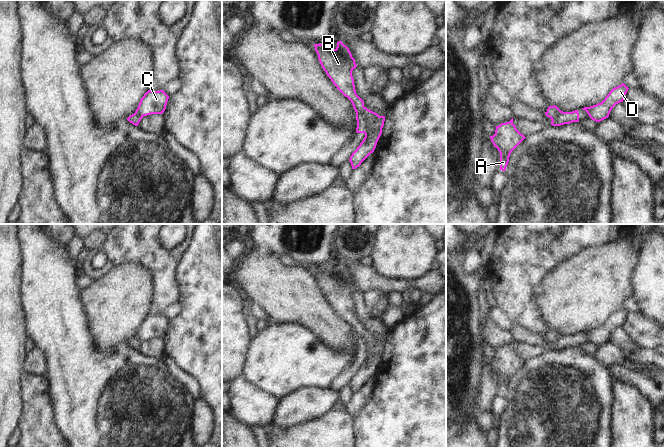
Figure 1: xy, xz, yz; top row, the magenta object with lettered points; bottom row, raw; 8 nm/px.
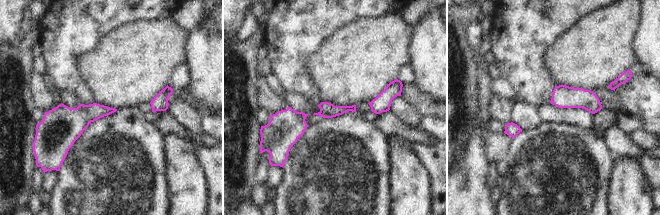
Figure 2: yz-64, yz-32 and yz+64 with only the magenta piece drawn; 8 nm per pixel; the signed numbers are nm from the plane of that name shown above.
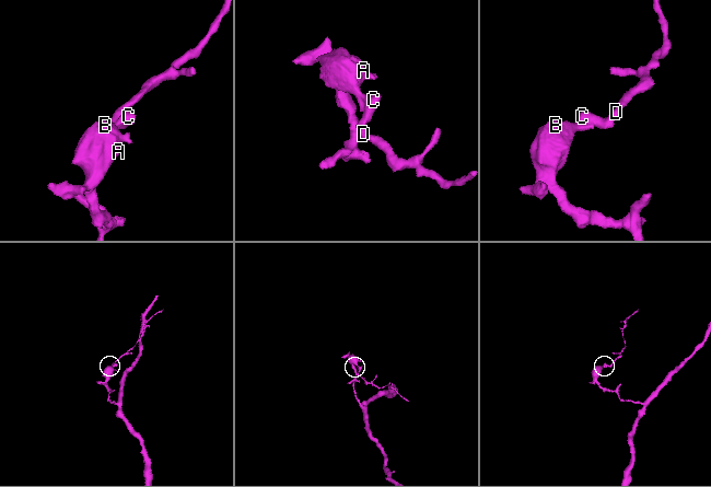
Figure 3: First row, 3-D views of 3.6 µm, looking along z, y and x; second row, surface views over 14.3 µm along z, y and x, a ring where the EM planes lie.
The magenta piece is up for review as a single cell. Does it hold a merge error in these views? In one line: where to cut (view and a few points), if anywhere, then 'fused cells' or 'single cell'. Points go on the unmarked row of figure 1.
no cut | single cell

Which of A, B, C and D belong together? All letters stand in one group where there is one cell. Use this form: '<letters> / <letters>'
A B C D

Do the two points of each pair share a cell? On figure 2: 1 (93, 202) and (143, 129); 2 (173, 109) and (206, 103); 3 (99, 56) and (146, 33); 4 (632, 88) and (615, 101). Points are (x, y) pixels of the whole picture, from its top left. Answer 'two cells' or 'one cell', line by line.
1: one cell
2: two cells
3: one cell
4: two cells

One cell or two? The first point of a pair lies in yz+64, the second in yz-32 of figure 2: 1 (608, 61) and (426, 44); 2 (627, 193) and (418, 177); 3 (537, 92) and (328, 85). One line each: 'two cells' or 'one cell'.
1: two cells
2: one cell
3: two cells

